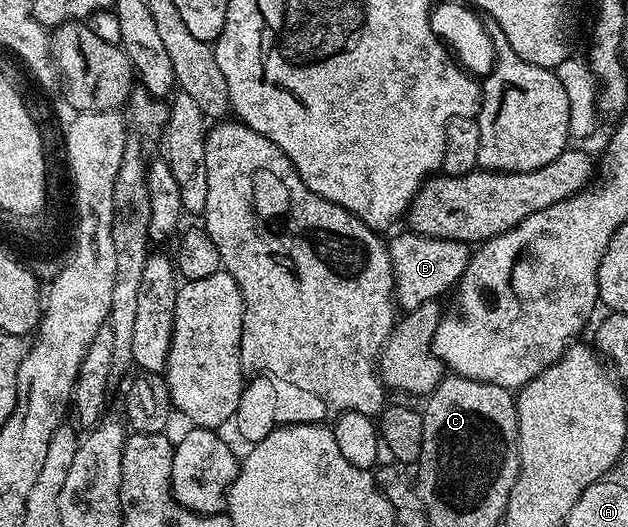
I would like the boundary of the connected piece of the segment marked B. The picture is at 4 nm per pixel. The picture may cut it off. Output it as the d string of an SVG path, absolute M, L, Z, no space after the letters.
M403 230L400 236L390 237L389 247L395 275L397 304L404 313L411 312L430 300L443 298L447 291L450 293L458 285L467 269L469 248L460 240L442 240Z

